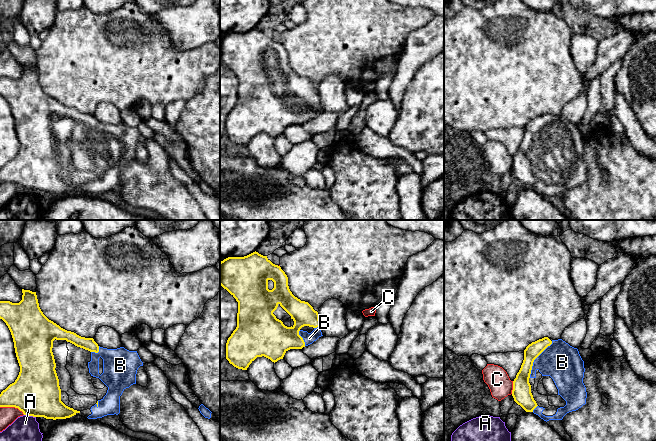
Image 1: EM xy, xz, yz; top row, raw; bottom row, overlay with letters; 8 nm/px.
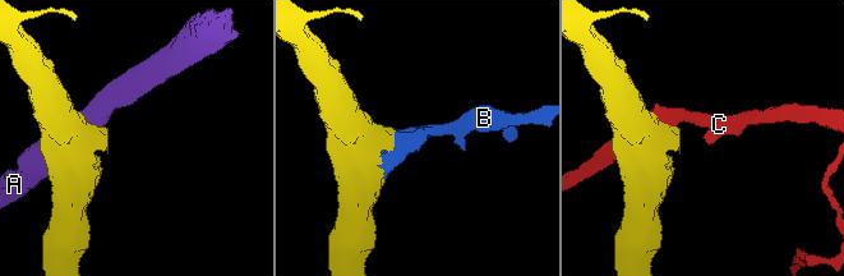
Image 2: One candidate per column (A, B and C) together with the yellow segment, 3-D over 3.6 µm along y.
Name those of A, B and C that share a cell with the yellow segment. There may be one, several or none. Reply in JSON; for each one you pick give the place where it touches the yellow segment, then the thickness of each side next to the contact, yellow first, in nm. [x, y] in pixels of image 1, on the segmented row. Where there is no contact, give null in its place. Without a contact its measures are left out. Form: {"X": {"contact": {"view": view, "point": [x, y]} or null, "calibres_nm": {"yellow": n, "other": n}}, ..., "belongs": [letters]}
{"B": {"contact": {"view": "yz", "point": [535, 358]}, "calibres_nm": {"yellow": 140, "other": 300}}, "belongs": ["B"]}

